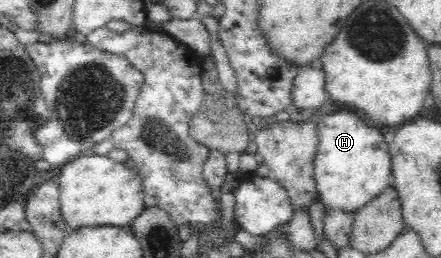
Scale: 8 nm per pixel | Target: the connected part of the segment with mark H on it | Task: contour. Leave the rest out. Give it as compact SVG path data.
M340 109L315 124L318 146L312 171L318 203L324 214L355 214L390 186L389 148L377 128L367 126L356 114Z

